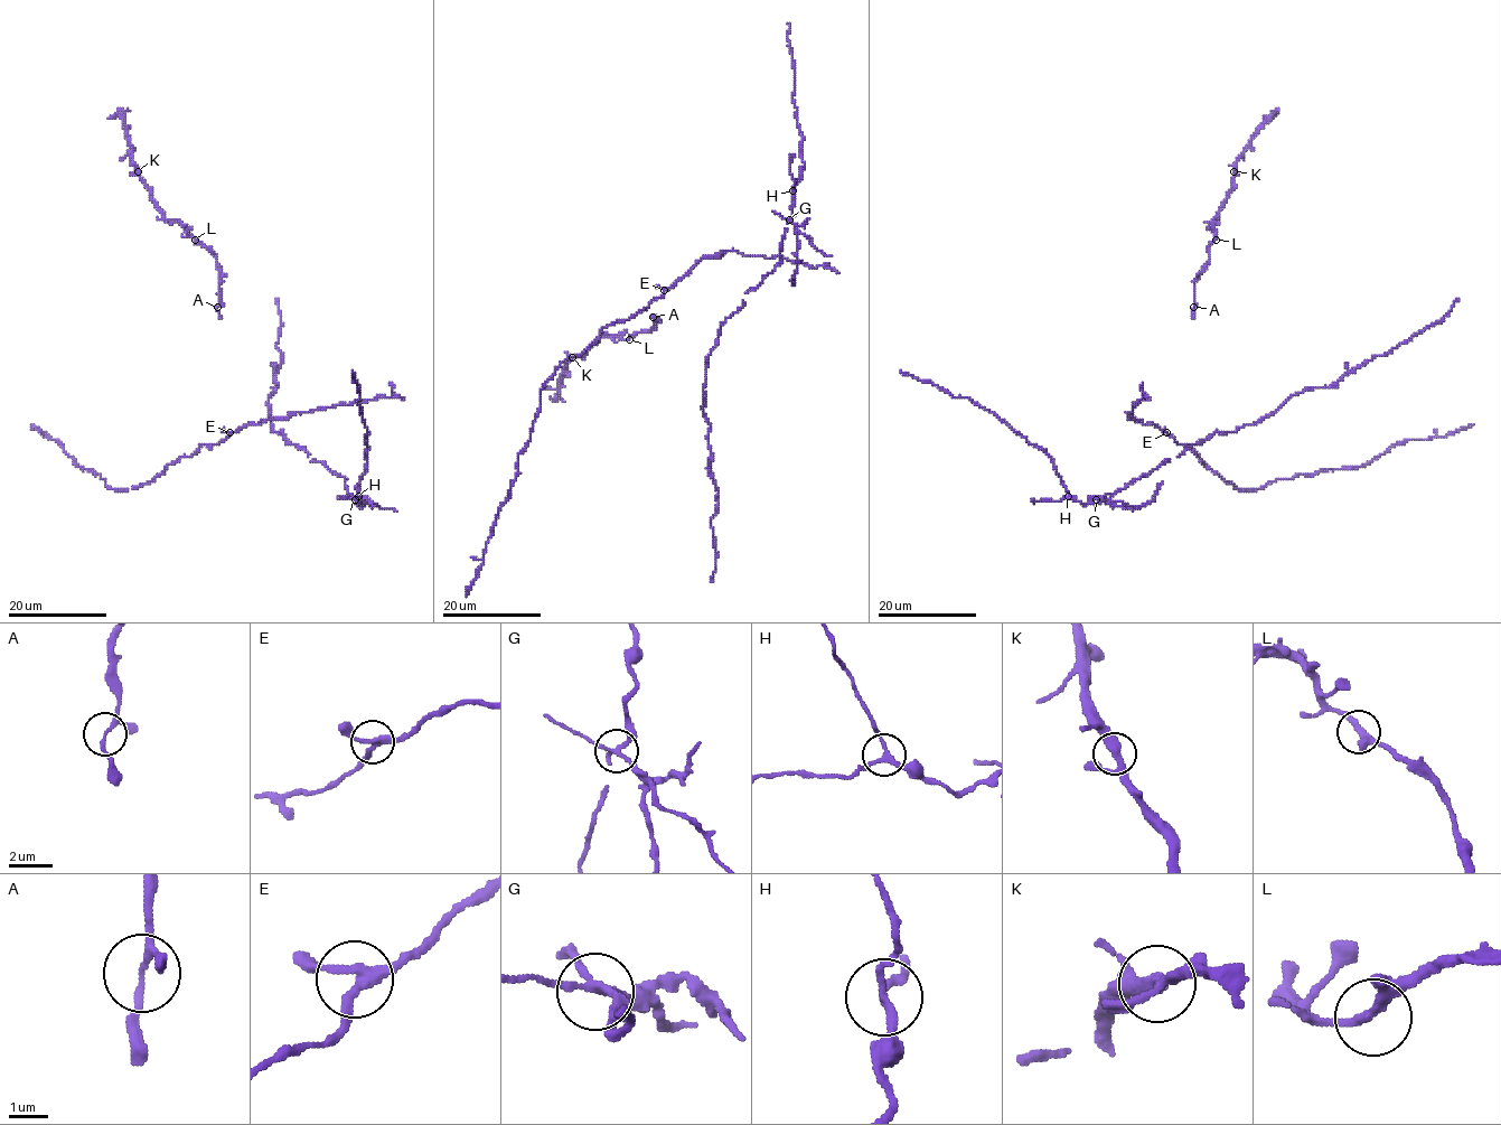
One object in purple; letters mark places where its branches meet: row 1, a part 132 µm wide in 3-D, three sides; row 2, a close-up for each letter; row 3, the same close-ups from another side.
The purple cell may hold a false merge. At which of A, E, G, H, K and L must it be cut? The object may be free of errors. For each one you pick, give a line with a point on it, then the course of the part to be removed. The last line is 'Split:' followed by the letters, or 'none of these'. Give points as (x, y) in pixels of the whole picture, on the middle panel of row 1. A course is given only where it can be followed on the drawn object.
G: (789, 219) | (789, 219), (795, 226), (797, 240), (794, 286)
Split: G

